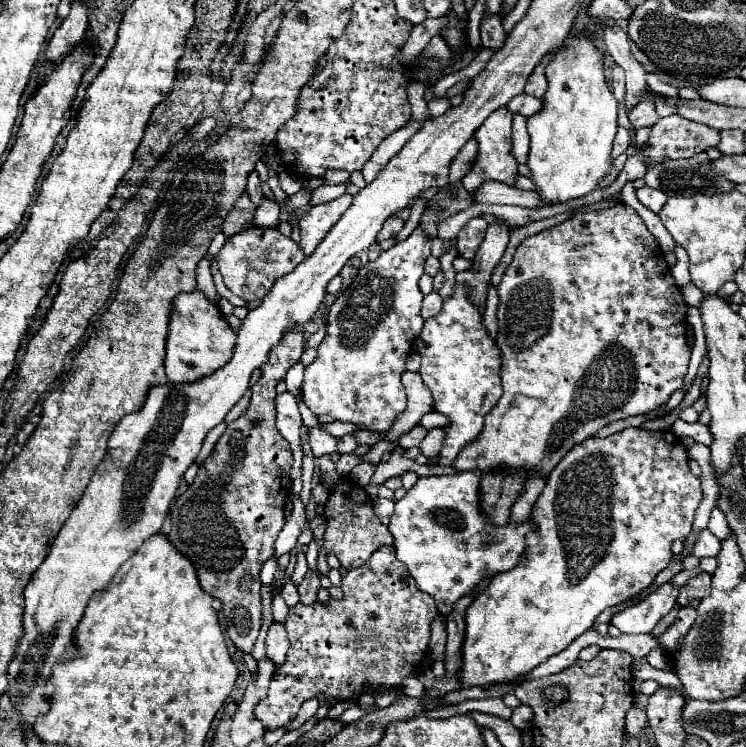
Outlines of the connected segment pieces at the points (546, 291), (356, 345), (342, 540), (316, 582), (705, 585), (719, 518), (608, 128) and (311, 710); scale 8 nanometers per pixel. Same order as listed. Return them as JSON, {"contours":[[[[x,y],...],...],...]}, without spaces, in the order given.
{"contours":[[[[618,205],[614,209],[604,211],[584,211],[576,217],[544,229],[528,239],[524,239],[514,255],[514,261],[510,263],[508,271],[504,273],[500,285],[498,285],[500,305],[498,305],[498,335],[496,345],[502,351],[502,387],[504,395],[496,403],[496,407],[486,415],[482,433],[466,445],[460,455],[454,461],[454,467],[460,471],[480,471],[482,475],[490,471],[524,471],[522,487],[526,487],[532,473],[538,473],[542,477],[548,477],[552,469],[560,463],[560,459],[578,443],[592,437],[606,425],[618,419],[626,419],[632,415],[650,413],[652,409],[660,407],[670,399],[670,395],[682,387],[688,361],[690,361],[690,347],[686,343],[686,303],[682,299],[680,287],[676,287],[670,267],[662,259],[662,251],[658,247],[658,241],[654,235],[646,229],[642,217],[628,205]]],[[[428,203],[412,235],[392,249],[382,251],[376,261],[362,265],[348,289],[330,307],[326,337],[316,349],[316,359],[306,365],[302,385],[302,399],[314,415],[328,413],[338,421],[354,423],[358,429],[386,433],[406,409],[406,393],[400,377],[412,355],[414,339],[424,327],[424,319],[420,317],[424,295],[418,289],[418,279],[430,255],[430,239],[436,237],[440,209],[436,203]]],[[[350,478],[340,479],[331,490],[330,499],[326,501],[326,519],[330,527],[326,527],[324,549],[328,553],[334,553],[346,569],[360,567],[376,549],[392,545],[392,535],[388,527],[380,525],[374,509],[370,505],[364,505],[366,501],[368,499],[364,489]]],[[[306,573],[304,581],[298,585],[300,601],[302,601],[302,603],[314,603],[314,601],[316,601],[318,587],[320,587],[320,577],[318,577],[318,573]]],[[[698,573],[696,577],[692,577],[678,595],[678,605],[686,607],[690,605],[690,601],[694,599],[704,599],[710,593],[710,573]]],[[[714,507],[712,509],[712,515],[710,515],[710,523],[708,523],[708,529],[718,537],[718,539],[724,539],[730,531],[728,531],[728,521],[726,521],[726,515],[722,513],[720,507]]],[[[584,35],[570,37],[568,41],[564,41],[562,47],[564,47],[562,53],[556,55],[550,61],[550,65],[546,67],[548,91],[542,97],[544,111],[540,111],[538,115],[532,115],[528,119],[530,155],[528,155],[526,165],[530,167],[530,179],[536,185],[536,193],[540,195],[540,199],[546,205],[568,203],[572,199],[580,199],[586,193],[598,189],[600,181],[612,169],[612,141],[614,141],[614,135],[618,129],[618,123],[616,123],[618,103],[606,85],[602,53]]],[[[308,699],[308,701],[304,701],[302,707],[300,707],[300,711],[298,711],[298,715],[294,717],[294,721],[292,721],[286,729],[298,729],[300,725],[304,725],[304,723],[318,711],[318,707],[320,707],[318,699]]]]}

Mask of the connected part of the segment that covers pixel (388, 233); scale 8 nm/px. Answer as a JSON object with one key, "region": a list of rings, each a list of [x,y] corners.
{"region":[[[392,215],[392,217],[384,223],[382,231],[378,233],[378,241],[384,241],[384,239],[390,239],[390,237],[396,237],[396,235],[402,231],[402,227],[404,227],[404,221],[402,221],[398,215]]]}

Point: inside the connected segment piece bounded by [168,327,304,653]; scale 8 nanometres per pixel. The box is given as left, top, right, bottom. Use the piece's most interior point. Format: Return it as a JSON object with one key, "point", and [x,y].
{"point":[227,521]}

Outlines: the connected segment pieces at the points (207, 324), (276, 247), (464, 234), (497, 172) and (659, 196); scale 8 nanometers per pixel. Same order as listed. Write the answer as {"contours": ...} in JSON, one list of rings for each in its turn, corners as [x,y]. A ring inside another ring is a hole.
{"contours":[[[[202,291],[180,293],[174,299],[168,339],[166,339],[166,375],[170,383],[188,383],[212,375],[218,367],[228,363],[236,343],[236,333],[226,323],[224,313]]],[[[252,227],[240,235],[234,235],[218,253],[218,265],[226,287],[244,301],[262,299],[270,291],[272,283],[278,277],[290,273],[302,259],[304,251],[300,251],[300,245],[292,237],[282,235],[278,229],[260,227]]],[[[482,217],[470,219],[458,233],[458,253],[464,259],[474,259],[476,249],[480,247],[488,223]]],[[[500,107],[496,109],[474,133],[474,139],[478,141],[480,145],[480,151],[478,151],[478,157],[470,169],[470,173],[462,179],[462,185],[466,187],[468,193],[472,193],[474,189],[478,189],[482,185],[482,181],[488,181],[488,179],[496,179],[496,181],[502,181],[502,183],[508,183],[512,185],[514,183],[514,177],[516,177],[516,167],[518,163],[514,161],[512,157],[512,143],[510,143],[510,137],[512,137],[512,113],[506,109],[506,107]]],[[[648,185],[636,189],[636,197],[638,197],[638,201],[640,201],[642,205],[646,205],[646,207],[648,207],[650,211],[654,211],[654,213],[658,213],[658,211],[664,207],[666,199],[668,199],[666,193],[662,193],[662,191],[658,191],[658,189],[652,189],[652,187],[648,187]]]]}

